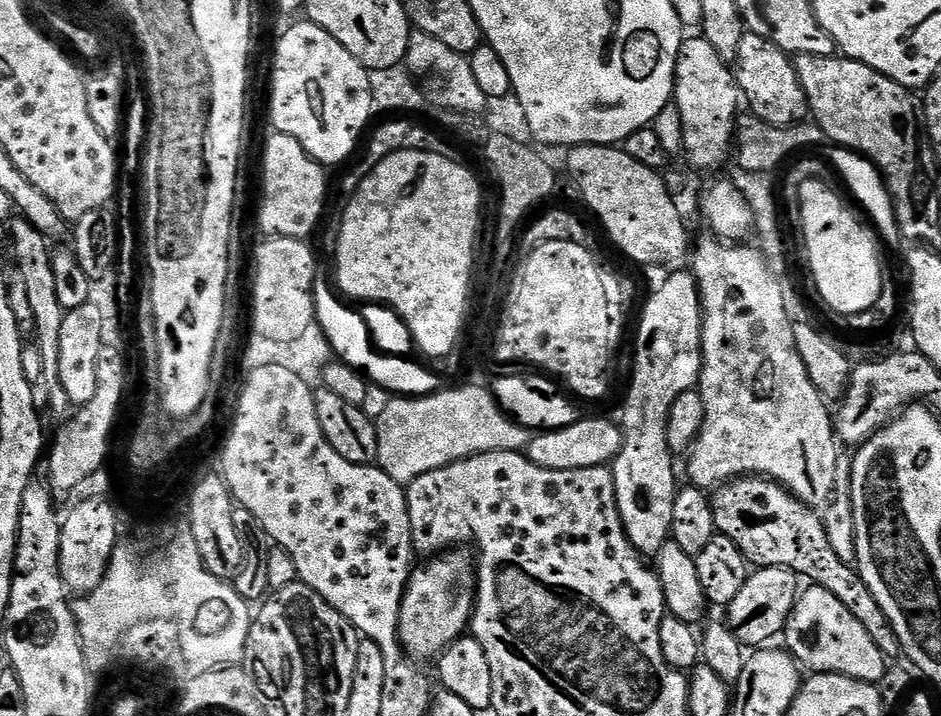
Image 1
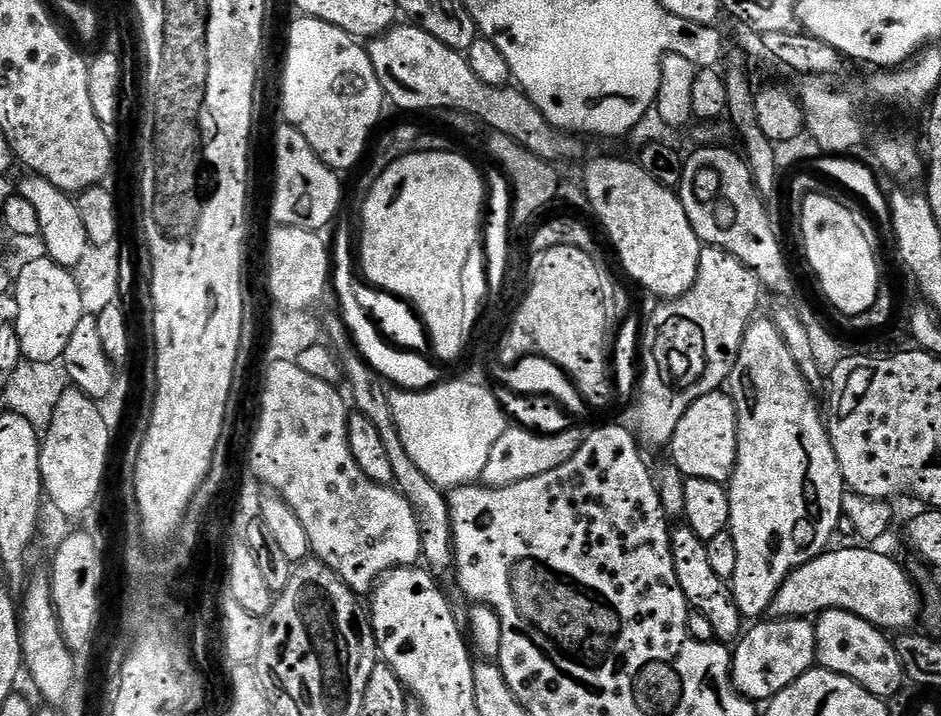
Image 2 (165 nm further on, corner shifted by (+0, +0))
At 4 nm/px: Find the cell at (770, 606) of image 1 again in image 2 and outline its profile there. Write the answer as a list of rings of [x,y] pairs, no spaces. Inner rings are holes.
[[[868,546],[860,548],[829,549],[805,566],[795,568],[780,584],[778,594],[774,594],[771,615],[777,619],[809,619],[830,609],[845,609],[855,616],[874,624],[877,628],[891,632],[911,629],[920,614],[920,596],[911,575],[886,554]]]

